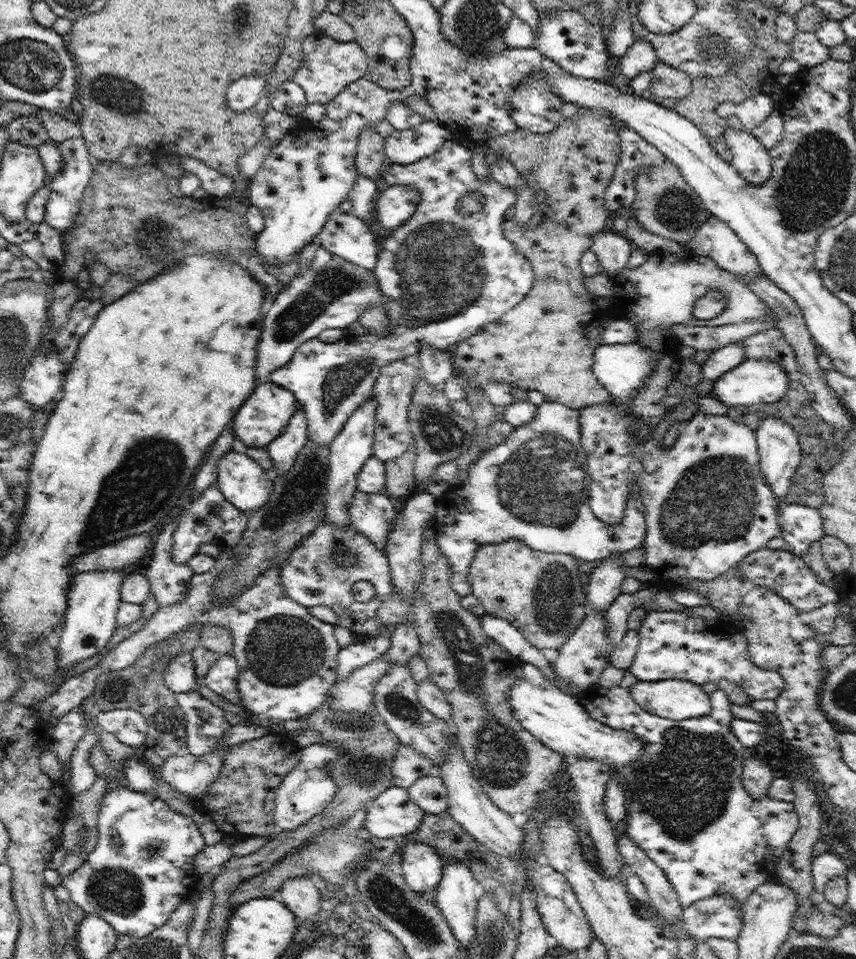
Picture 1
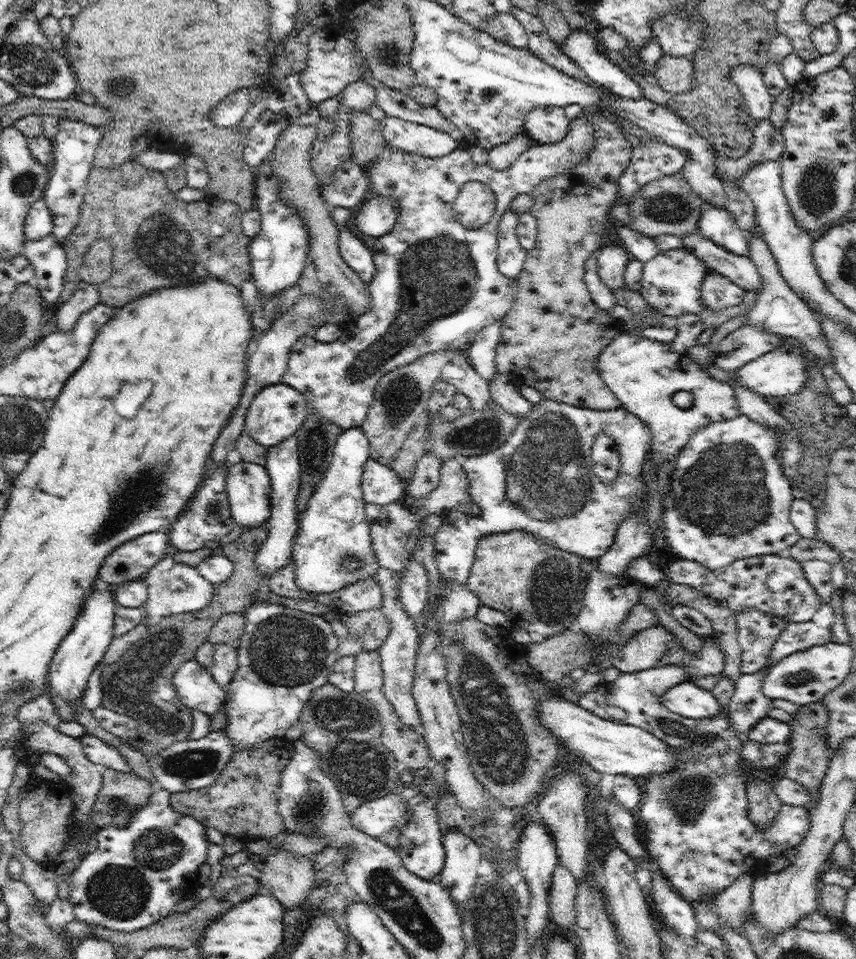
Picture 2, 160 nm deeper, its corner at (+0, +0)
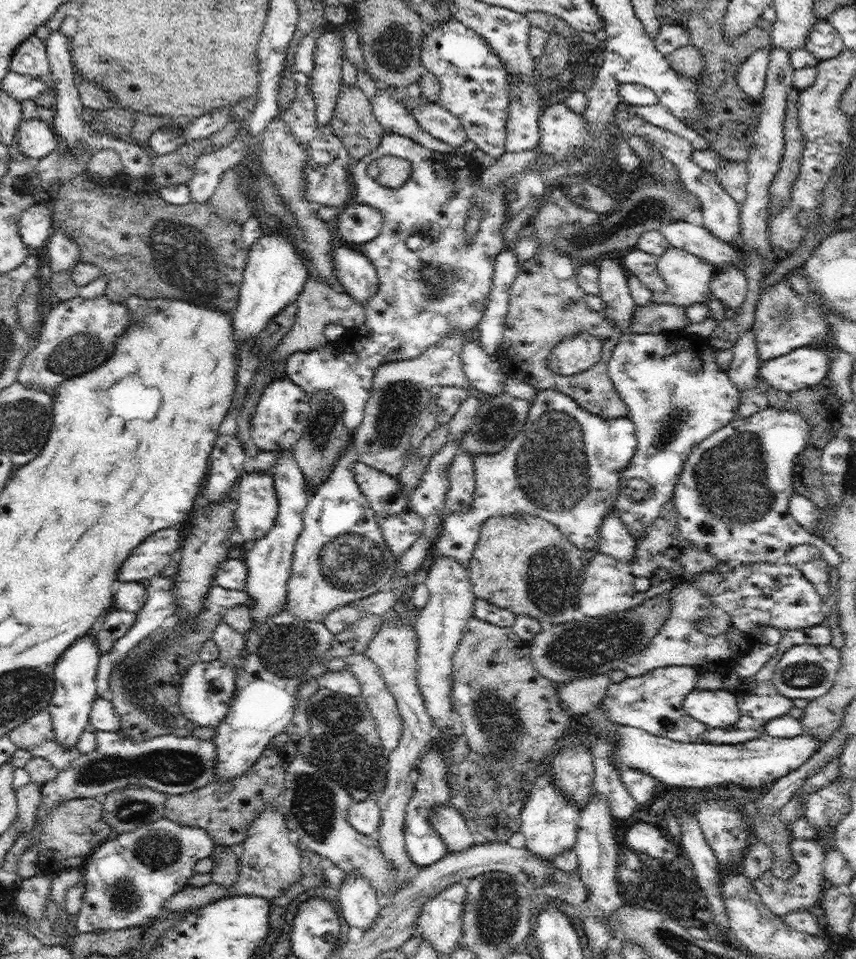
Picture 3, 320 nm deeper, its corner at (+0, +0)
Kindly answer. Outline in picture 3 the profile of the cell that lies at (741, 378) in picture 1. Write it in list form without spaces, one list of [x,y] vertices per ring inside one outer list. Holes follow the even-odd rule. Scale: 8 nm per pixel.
[[[806,345],[791,350],[789,354],[782,357],[761,362],[758,375],[764,377],[772,388],[783,390],[784,392],[796,392],[797,390],[810,388],[824,380],[830,371],[830,360],[828,360],[827,350],[822,346]]]

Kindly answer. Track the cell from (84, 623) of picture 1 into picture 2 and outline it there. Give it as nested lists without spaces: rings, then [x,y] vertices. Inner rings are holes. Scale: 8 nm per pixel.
[[[95,583],[91,595],[85,600],[74,628],[62,639],[49,664],[49,688],[54,707],[60,715],[56,721],[72,721],[74,706],[80,704],[88,679],[104,658],[108,645],[114,638],[115,595],[113,588]]]

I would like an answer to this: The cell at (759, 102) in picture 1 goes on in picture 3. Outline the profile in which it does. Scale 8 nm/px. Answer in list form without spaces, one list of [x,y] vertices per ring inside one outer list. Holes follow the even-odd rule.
[[[771,47],[755,48],[755,51],[739,66],[739,87],[752,99],[760,99],[765,87]]]

